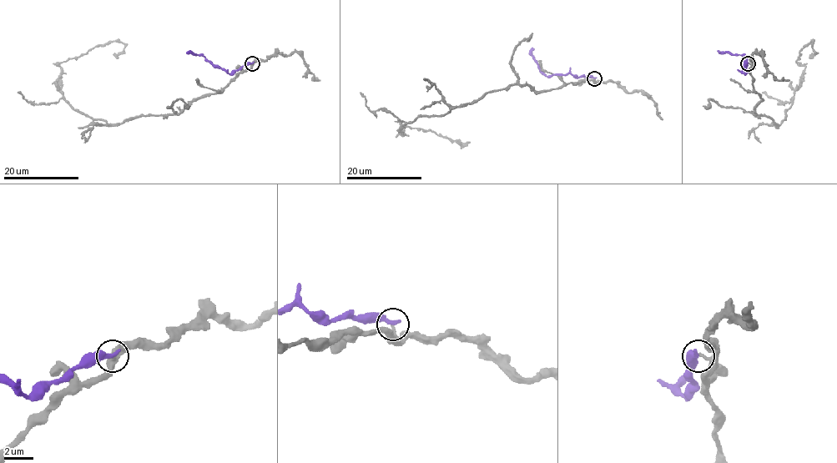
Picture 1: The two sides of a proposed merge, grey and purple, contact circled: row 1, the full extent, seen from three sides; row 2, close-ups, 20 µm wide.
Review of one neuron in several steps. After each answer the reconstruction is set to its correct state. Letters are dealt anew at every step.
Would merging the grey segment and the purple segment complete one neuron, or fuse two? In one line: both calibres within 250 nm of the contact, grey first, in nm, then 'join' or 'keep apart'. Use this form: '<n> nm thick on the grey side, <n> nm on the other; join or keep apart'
260 nm thick on the grey side, 400 nm on the other; keep apart

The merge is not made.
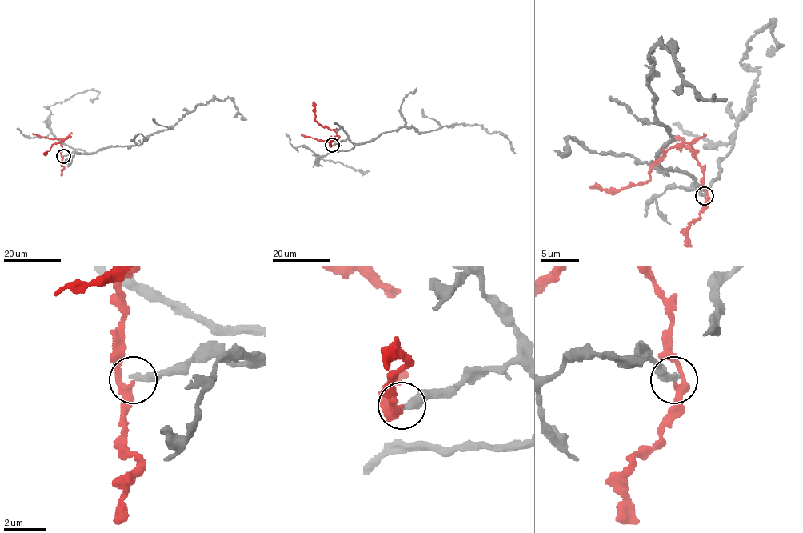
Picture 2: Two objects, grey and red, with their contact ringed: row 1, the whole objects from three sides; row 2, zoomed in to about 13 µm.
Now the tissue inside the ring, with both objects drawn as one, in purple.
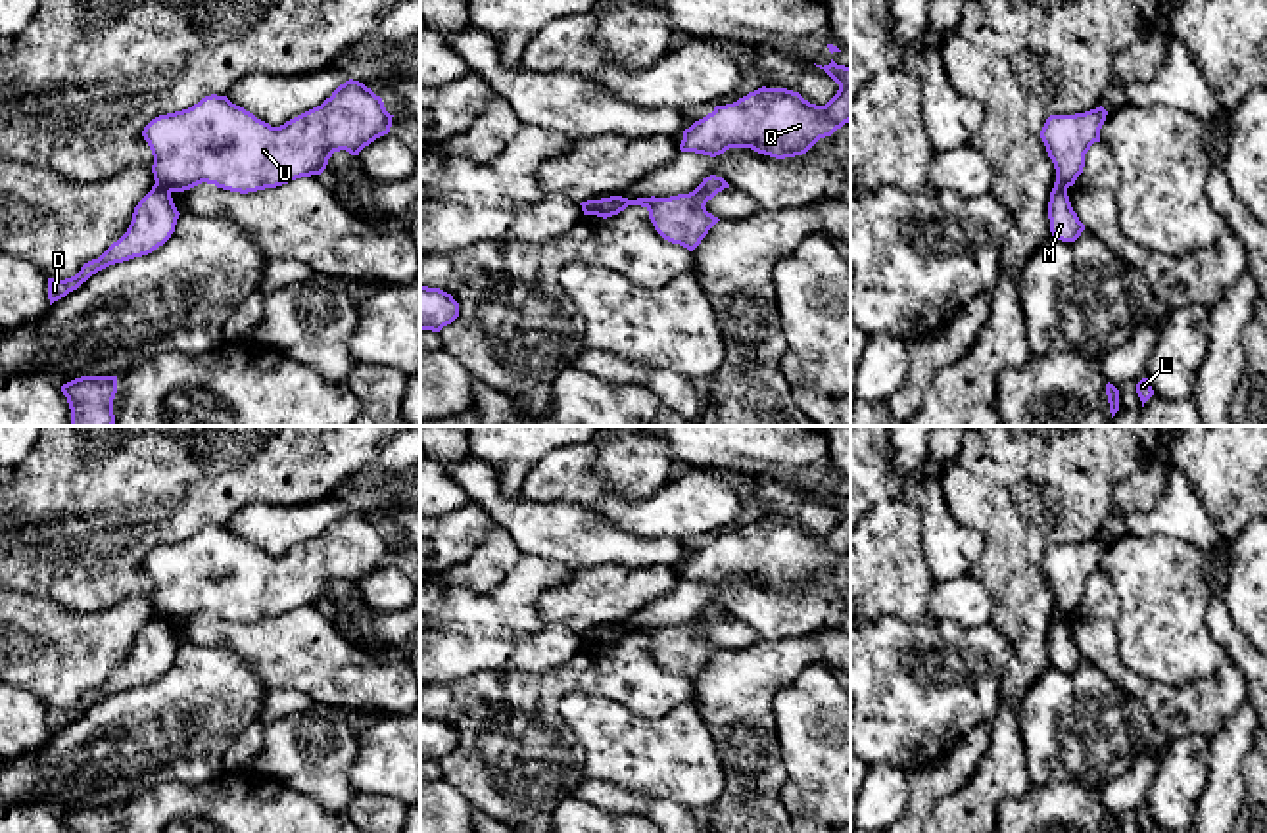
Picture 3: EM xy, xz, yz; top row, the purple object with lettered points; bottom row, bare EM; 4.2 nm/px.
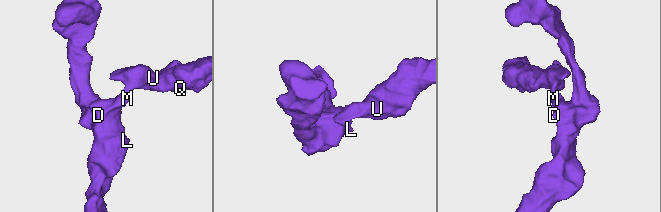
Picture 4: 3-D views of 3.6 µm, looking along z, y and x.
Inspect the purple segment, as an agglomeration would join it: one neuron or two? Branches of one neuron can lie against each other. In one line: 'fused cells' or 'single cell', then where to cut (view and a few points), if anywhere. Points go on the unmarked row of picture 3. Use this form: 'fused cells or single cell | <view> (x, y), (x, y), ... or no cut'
fused cells | xy (156, 613), (169, 622)

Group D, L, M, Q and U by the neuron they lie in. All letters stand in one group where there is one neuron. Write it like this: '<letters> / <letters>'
D L M / Q U

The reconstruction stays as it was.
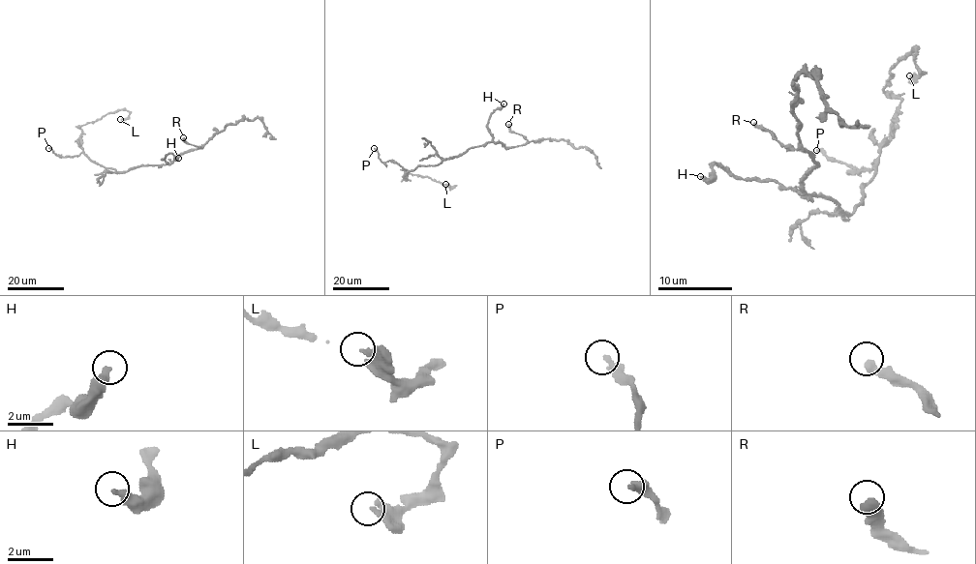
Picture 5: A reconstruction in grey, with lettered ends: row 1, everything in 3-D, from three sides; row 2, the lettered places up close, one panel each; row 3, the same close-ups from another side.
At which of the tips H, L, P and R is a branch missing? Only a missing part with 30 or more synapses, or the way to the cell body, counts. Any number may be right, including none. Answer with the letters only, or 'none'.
none

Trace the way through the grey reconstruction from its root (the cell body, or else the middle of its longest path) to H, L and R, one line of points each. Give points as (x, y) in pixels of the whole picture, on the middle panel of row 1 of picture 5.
H: (468, 150), (492, 140), (487, 121), (503, 103)
L: (468, 150), (437, 164), (418, 165), (407, 173), (407, 180), (405, 175), (420, 175), (445, 184)
R: (468, 150), (489, 142), (502, 142), (507, 147), (523, 145), (526, 139), (513, 133), (508, 124)

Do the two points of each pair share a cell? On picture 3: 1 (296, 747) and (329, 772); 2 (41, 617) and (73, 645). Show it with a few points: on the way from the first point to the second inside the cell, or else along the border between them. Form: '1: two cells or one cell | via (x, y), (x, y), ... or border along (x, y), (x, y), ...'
1: one cell | via (304, 751), (321, 764)
2: one cell | via (48, 624), (66, 642)

